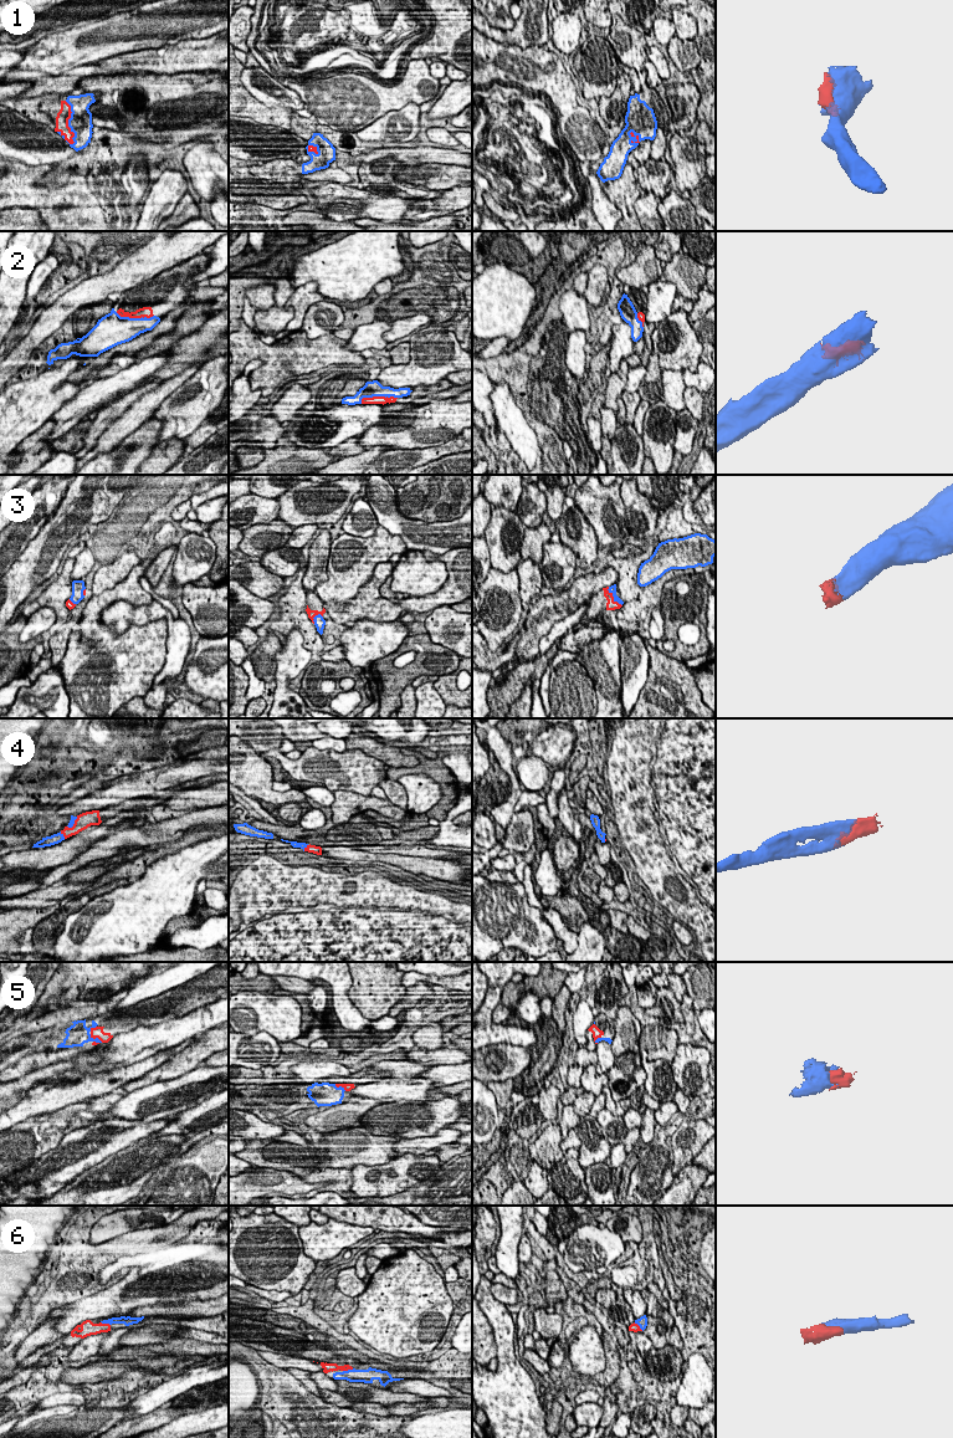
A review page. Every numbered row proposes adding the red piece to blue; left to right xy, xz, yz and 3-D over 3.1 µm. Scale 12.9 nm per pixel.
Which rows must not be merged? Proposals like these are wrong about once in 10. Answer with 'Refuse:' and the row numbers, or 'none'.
Refuse: none

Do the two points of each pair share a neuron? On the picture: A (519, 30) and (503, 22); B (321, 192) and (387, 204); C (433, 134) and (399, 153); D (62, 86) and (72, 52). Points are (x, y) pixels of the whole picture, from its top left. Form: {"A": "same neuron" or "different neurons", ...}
{"A": "different neurons", "B": "same neuron", "C": "different neurons", "D": "different neurons"}

